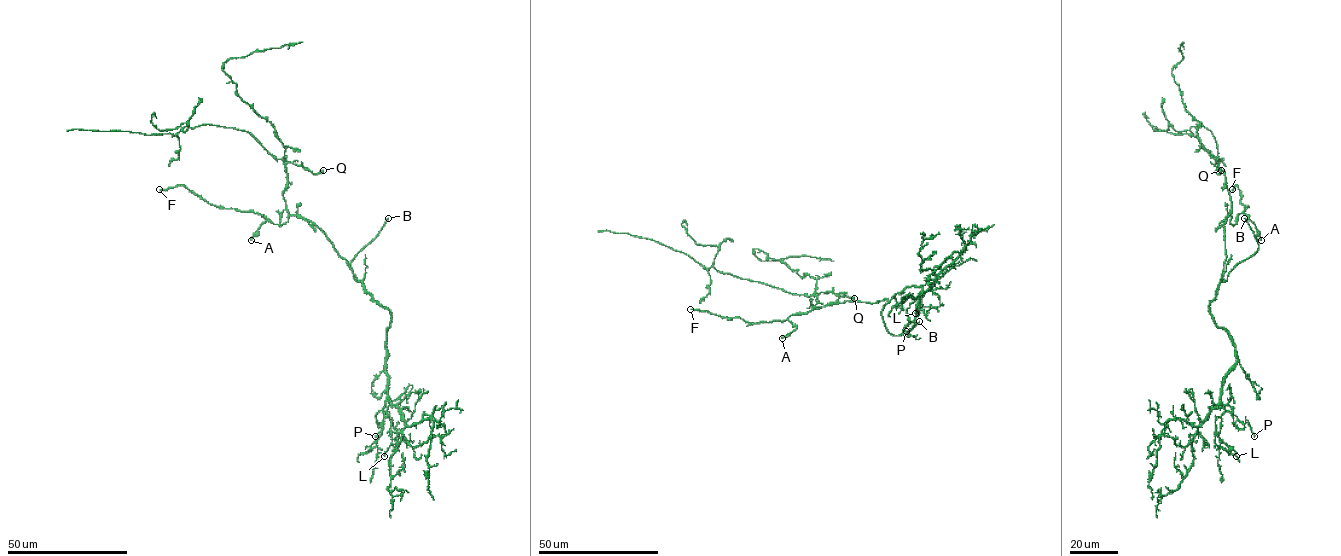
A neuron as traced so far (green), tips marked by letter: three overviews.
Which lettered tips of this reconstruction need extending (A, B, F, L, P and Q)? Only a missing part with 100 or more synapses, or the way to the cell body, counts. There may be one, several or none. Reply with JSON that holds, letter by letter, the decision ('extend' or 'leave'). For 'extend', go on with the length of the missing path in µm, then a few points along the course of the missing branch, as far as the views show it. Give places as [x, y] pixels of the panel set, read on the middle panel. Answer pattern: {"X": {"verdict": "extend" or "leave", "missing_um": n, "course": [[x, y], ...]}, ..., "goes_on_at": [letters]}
{"A": {"verdict": "leave"}, "B": {"verdict": "extend", "missing_um": 40, "course": [[919, 321], [950, 310], [972, 309], [977, 313]]}, "F": {"verdict": "leave"}, "L": {"verdict": "leave"}, "P": {"verdict": "leave"}, "Q": {"verdict": "extend", "missing_um": 80, "course": [[854, 298], [898, 302], [905, 308], [875, 286]]}, "goes_on_at": ["B", "Q"]}

